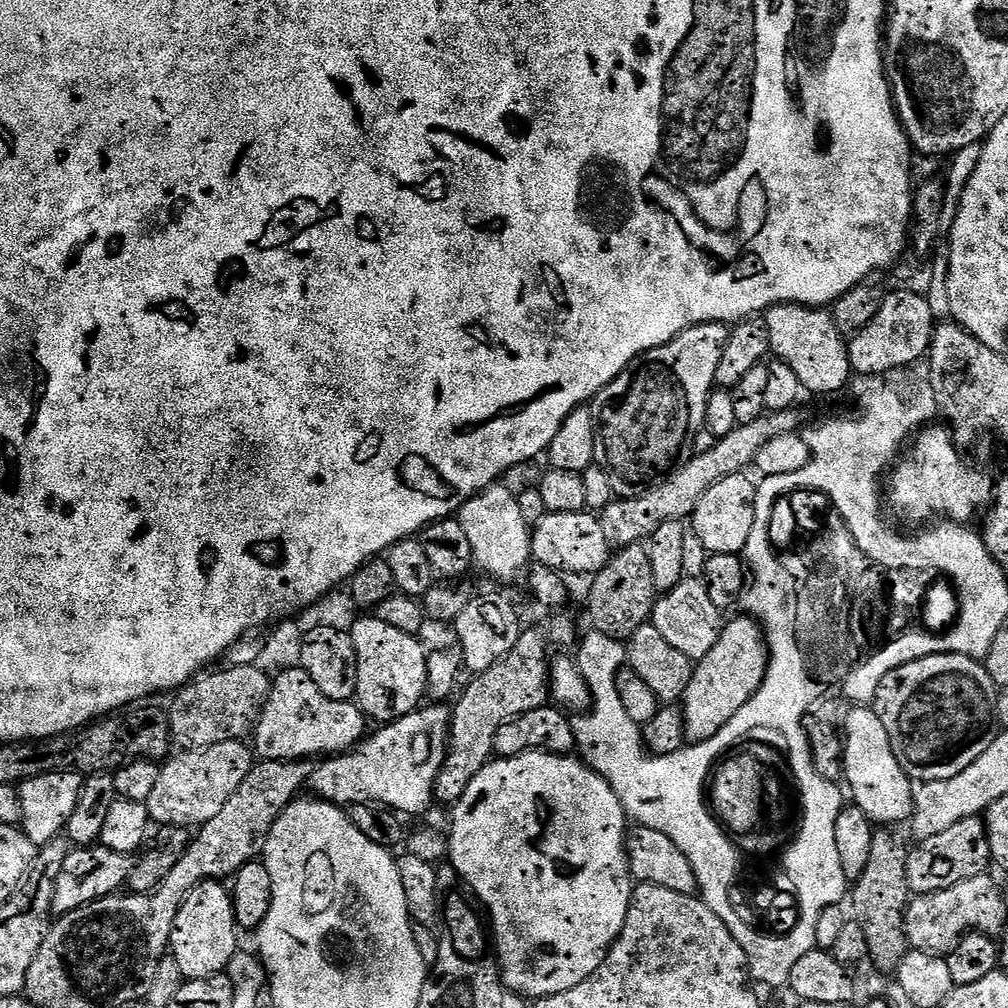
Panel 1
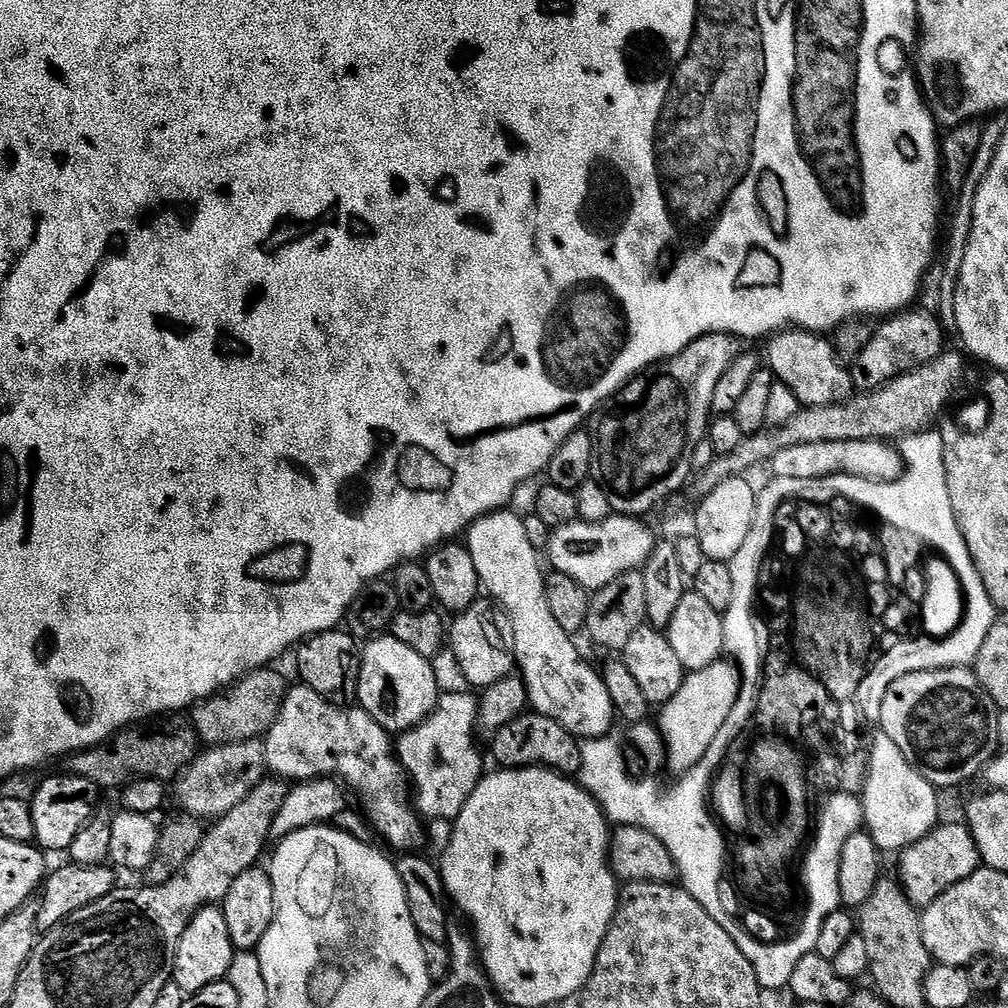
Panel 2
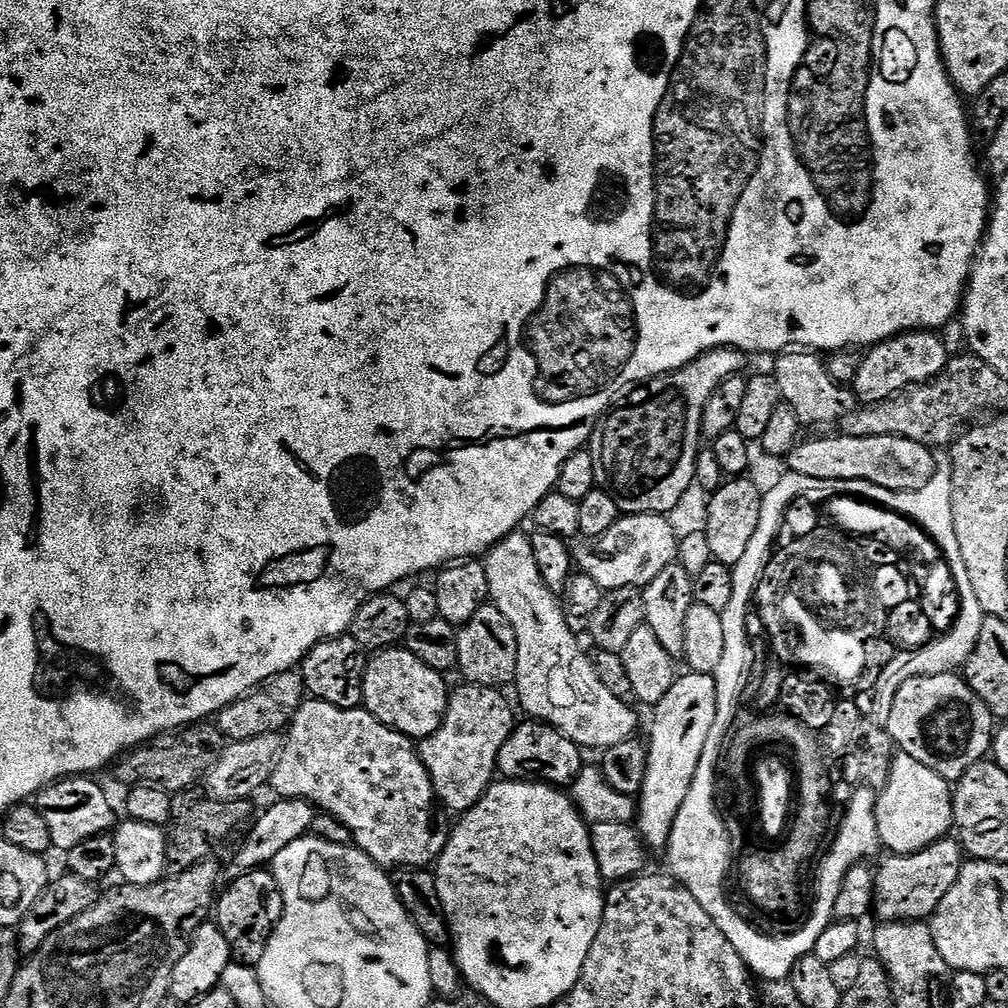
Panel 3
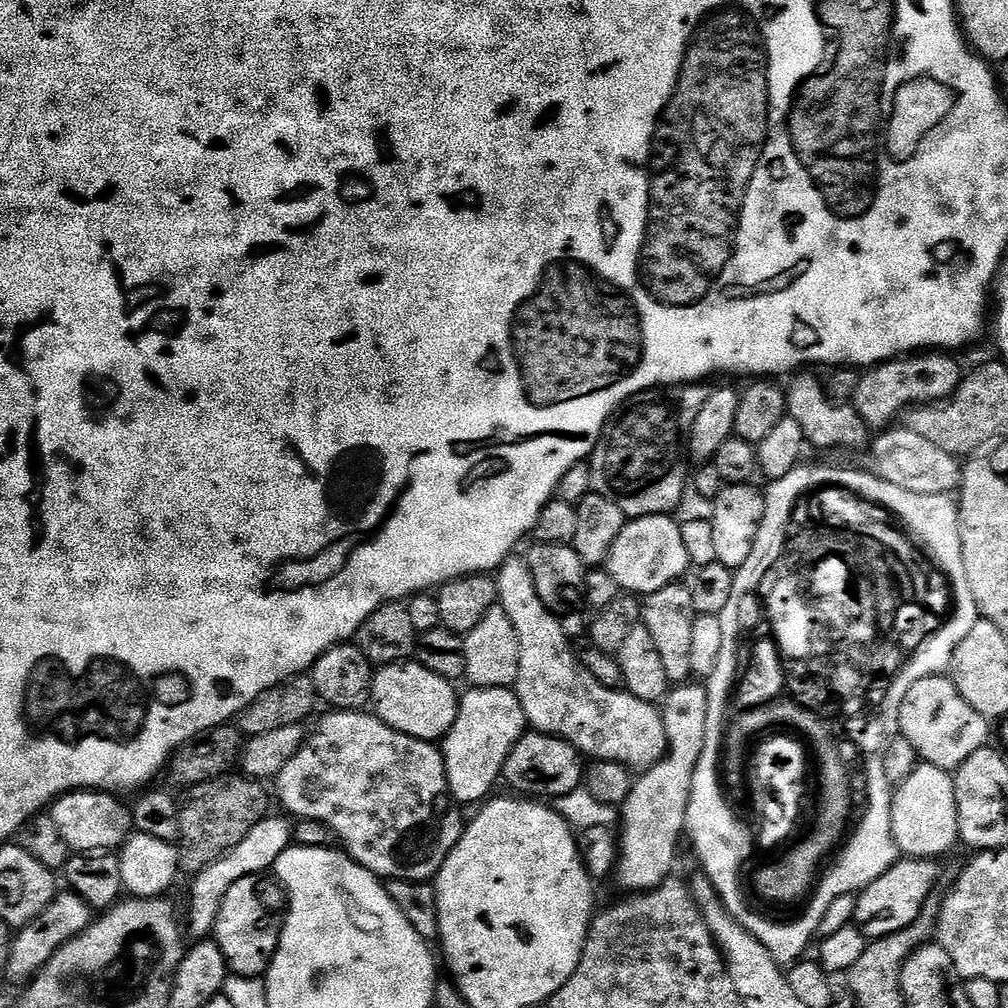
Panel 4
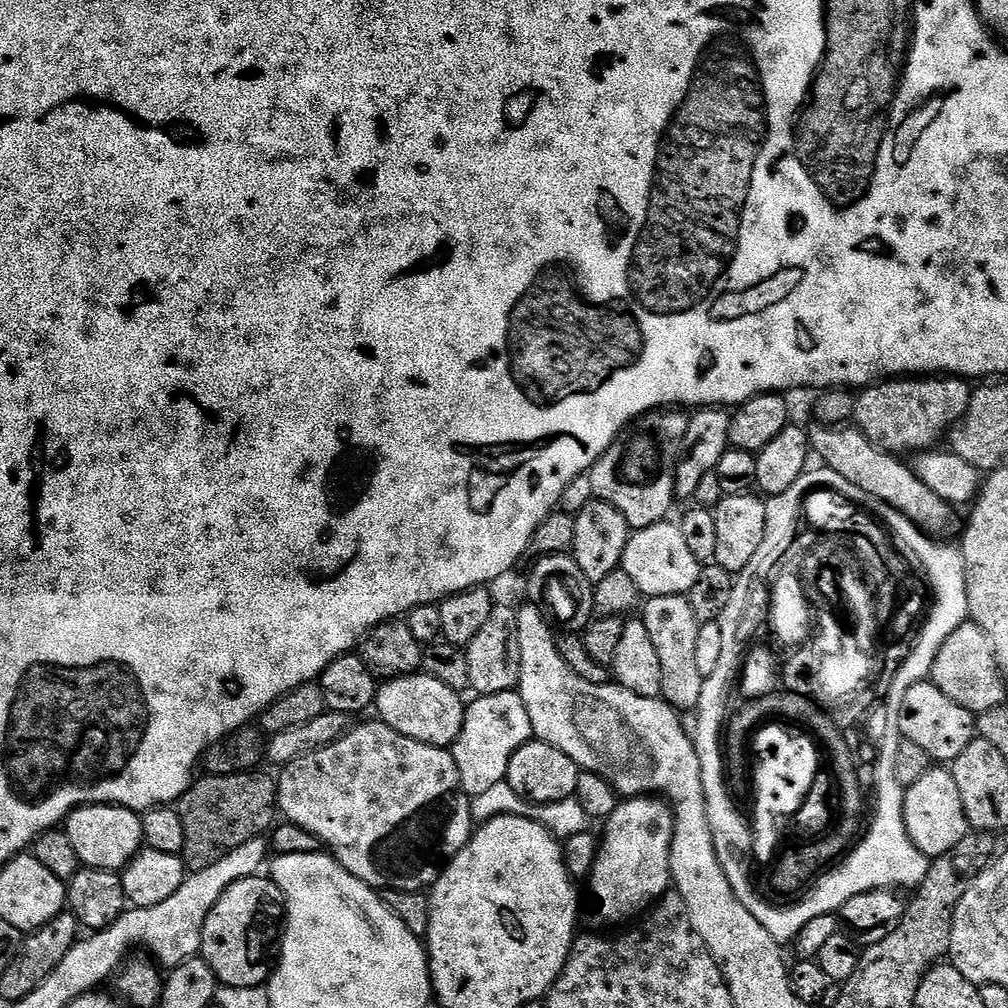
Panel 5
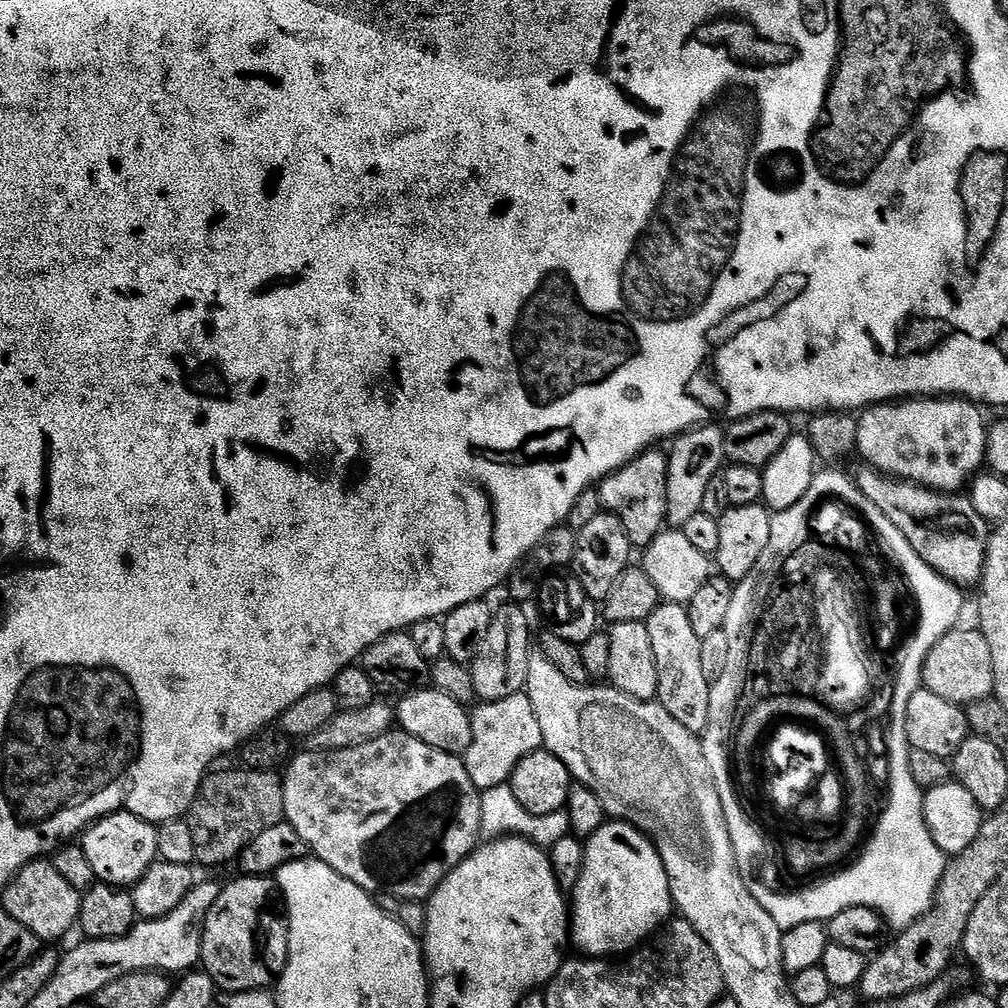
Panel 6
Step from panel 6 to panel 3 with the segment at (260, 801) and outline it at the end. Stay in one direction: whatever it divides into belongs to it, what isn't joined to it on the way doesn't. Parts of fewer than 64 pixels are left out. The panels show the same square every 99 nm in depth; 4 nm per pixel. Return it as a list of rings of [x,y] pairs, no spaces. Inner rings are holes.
[[[195,791],[175,793],[172,798],[172,820],[166,825],[168,834],[168,867],[173,873],[190,870],[213,855],[212,851],[227,836],[236,832],[239,824],[247,825],[253,819],[251,799],[213,800],[207,794],[195,796]]]

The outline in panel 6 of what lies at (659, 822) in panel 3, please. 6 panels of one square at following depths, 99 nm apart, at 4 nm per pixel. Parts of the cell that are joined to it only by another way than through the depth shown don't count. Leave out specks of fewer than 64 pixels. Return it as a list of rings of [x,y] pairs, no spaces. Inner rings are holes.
[[[612,820],[606,822],[593,836],[587,837],[582,878],[570,896],[570,940],[571,943],[576,943],[576,948],[580,951],[577,953],[588,958],[623,957],[655,936],[668,923],[673,912],[666,866],[662,866],[662,858],[649,836],[633,824]]]

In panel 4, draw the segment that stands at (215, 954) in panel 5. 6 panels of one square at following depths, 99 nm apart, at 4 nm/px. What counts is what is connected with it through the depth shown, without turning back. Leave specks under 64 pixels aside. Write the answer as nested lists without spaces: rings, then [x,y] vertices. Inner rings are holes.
[[[248,876],[234,882],[226,890],[225,903],[216,915],[214,939],[228,963],[228,971],[234,976],[263,977],[272,964],[272,955],[280,944],[278,920],[264,913],[260,904],[231,904],[231,900],[256,900],[260,896],[260,876]]]

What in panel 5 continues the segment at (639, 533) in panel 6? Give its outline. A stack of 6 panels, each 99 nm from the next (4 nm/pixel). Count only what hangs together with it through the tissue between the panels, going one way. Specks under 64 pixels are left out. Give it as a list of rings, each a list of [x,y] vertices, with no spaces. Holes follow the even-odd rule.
[[[661,408],[637,416],[590,470],[597,500],[614,506],[626,518],[629,529],[635,530],[665,523],[672,503],[677,503],[676,462],[684,451],[689,413]]]

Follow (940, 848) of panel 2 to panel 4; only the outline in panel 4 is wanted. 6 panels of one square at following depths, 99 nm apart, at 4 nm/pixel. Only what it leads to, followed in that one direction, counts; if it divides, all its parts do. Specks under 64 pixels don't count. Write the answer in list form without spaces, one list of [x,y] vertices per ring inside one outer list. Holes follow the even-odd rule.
[[[900,858],[892,865],[882,878],[874,878],[856,896],[854,923],[860,933],[869,940],[881,940],[890,934],[898,934],[898,930],[906,930],[920,917],[932,891],[936,888],[936,879],[940,876],[940,868],[935,859],[918,860],[915,858]]]

